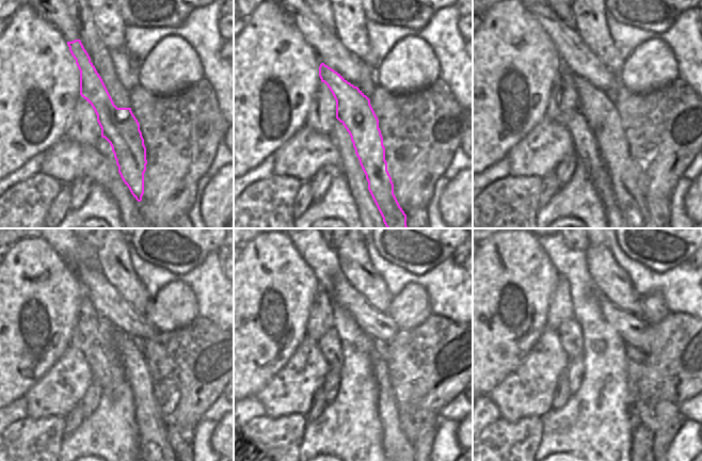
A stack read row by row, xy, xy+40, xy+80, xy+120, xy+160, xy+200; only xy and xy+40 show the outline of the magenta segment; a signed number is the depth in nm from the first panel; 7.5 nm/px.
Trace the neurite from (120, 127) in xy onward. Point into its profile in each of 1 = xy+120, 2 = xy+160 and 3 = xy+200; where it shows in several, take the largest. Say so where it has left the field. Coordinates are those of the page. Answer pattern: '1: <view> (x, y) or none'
1: xy+120 (154, 445)
2: xy+160 (396, 445)
3: xy+200 (641, 445)

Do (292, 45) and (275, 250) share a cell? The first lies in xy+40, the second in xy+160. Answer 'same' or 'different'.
same

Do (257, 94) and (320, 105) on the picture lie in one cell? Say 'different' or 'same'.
different

